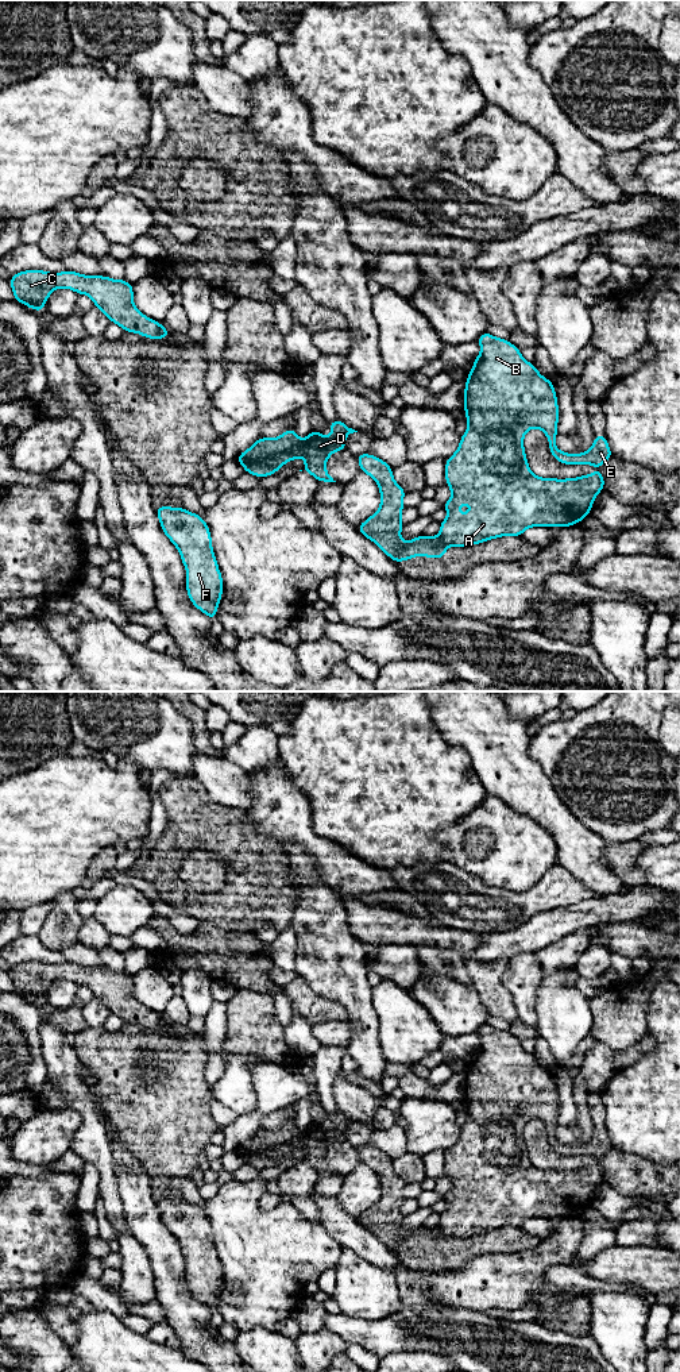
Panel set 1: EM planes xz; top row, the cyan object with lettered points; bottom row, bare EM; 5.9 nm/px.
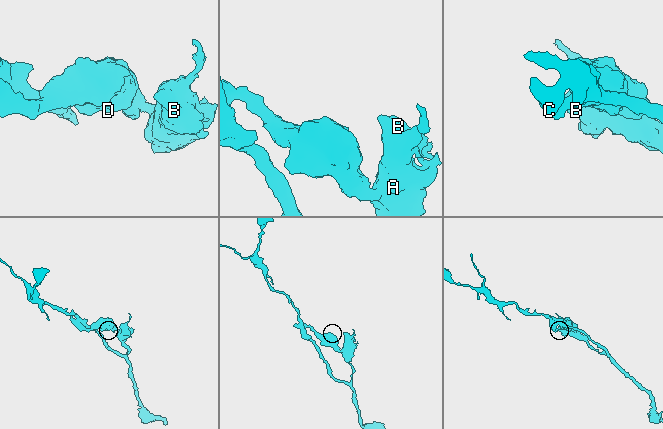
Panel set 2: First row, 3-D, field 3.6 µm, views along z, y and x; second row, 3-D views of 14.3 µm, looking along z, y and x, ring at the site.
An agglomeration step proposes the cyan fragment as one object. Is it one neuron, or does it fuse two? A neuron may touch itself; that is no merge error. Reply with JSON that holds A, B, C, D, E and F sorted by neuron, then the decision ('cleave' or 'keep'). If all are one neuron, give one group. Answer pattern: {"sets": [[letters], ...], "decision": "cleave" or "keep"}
{"sets": [["A", "B", "E", "F"], ["C", "D"]], "decision": "cleave"}

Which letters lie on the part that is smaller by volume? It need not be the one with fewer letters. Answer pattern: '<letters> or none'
C, D

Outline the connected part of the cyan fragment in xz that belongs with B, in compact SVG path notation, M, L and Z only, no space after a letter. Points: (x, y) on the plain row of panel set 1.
M484 1024L478 1029L480 1045L475 1049L464 1079L464 1103L468 1121L461 1126L457 1141L445 1152L445 1173L452 1187L443 1196L448 1203L440 1214L440 1230L443 1238L467 1238L480 1236L502 1228L518 1228L532 1218L571 1218L590 1206L596 1187L604 1180L603 1165L598 1161L592 1165L576 1169L541 1169L529 1160L523 1140L523 1128L532 1119L540 1119L548 1129L548 1140L552 1148L563 1156L592 1156L598 1160L611 1148L606 1126L594 1129L592 1138L580 1145L567 1145L556 1138L559 1095L555 1078L550 1071L542 1068L534 1055L525 1052L521 1041L507 1030L499 1030Z

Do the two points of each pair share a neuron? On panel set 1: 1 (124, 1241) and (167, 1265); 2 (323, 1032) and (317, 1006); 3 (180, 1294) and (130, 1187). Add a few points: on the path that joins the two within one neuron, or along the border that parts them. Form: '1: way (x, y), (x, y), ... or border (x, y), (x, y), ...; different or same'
1: border (130, 1233), (145, 1248), (155, 1286); different
2: border (346, 1020), (331, 1020), (310, 1025); different
3: way (169, 1267), (162, 1247), (146, 1226), (142, 1214); same

